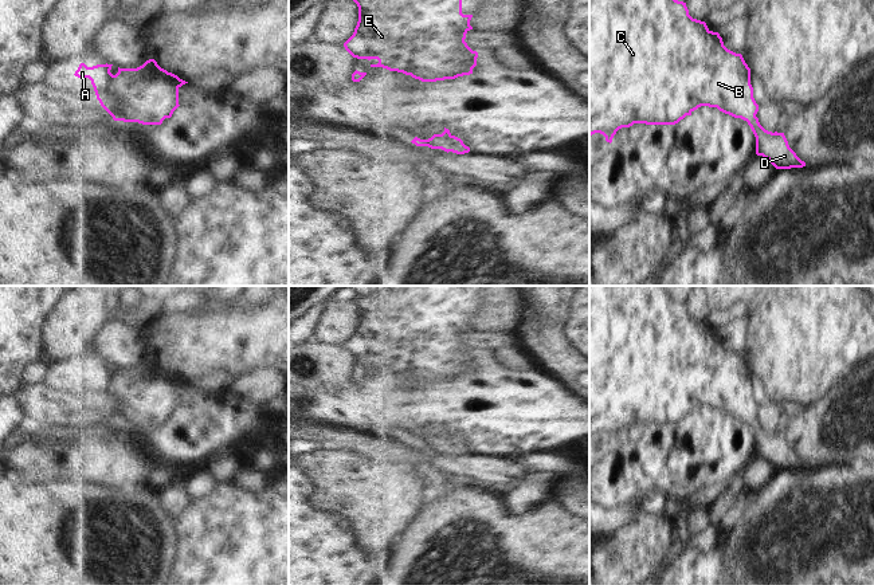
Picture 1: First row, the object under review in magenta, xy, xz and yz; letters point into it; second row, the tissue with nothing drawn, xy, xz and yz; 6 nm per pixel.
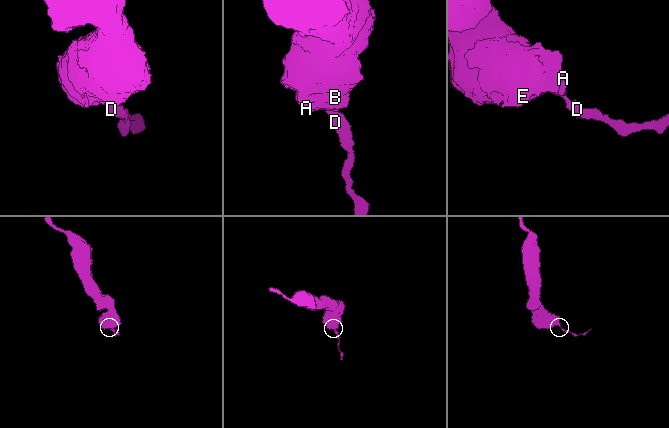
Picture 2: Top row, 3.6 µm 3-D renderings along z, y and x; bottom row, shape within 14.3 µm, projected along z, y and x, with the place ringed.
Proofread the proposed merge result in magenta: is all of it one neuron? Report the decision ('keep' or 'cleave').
keep

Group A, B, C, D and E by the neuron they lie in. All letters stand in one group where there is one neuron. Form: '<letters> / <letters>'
A B C D E

